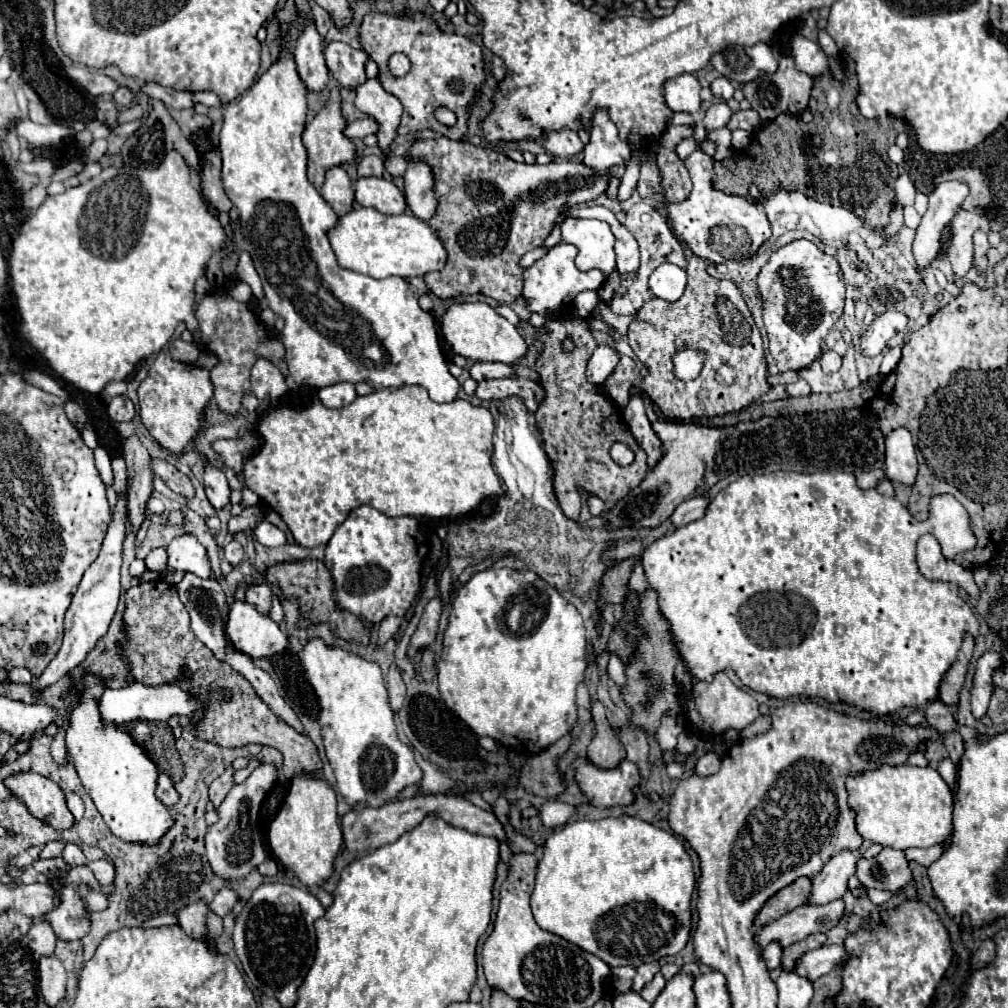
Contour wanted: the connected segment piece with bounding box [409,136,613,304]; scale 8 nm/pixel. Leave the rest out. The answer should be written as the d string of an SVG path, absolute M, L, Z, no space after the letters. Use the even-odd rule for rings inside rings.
M443 136L413 142L409 158L425 158L435 174L435 192L439 198L439 208L435 216L429 220L429 224L441 234L449 252L449 260L441 272L429 272L425 276L425 282L431 288L431 292L443 300L469 294L485 294L495 298L497 302L511 304L517 298L521 298L521 286L523 286L521 282L523 268L519 266L521 256L545 242L561 212L565 212L573 204L585 204L595 200L607 190L609 180L613 178L611 172L601 176L589 170L589 166L585 166L577 158L571 160L555 158L545 166L519 164L495 150L473 146L469 142L455 142Z

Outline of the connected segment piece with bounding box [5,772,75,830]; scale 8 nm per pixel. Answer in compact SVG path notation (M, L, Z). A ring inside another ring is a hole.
M21 772L17 776L9 776L5 784L35 818L47 822L55 830L65 830L75 824L65 802L65 792L53 780L33 772Z

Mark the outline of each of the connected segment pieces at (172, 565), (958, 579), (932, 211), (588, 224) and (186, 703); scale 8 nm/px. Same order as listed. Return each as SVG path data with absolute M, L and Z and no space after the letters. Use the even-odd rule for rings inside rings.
M185 532L181 536L175 536L167 546L167 554L167 570L193 572L199 578L209 578L211 564L207 552L193 534Z
M925 534L917 542L917 564L919 564L921 574L925 578L929 578L929 580L955 582L957 586L963 586L971 596L977 596L979 594L979 588L973 582L971 570L955 564L953 560L947 560L941 554L939 542L931 534Z
M949 180L937 184L929 194L929 208L921 218L917 236L913 242L913 254L919 268L931 266L941 248L941 230L953 220L957 208L967 198L969 186L959 180Z
M569 216L561 226L561 242L577 246L575 266L579 270L597 268L605 276L609 276L615 270L615 252L613 252L615 238L607 222Z
M135 682L133 686L121 688L121 690L105 690L105 694L101 696L101 716L107 722L115 722L115 724L129 724L133 720L169 720L171 716L179 714L195 714L199 710L205 708L205 702L195 698L189 690L175 686L175 684L161 684L161 686L145 686L141 682Z

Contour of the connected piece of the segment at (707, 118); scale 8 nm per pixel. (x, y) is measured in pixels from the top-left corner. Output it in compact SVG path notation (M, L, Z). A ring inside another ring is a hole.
M717 102L713 104L705 114L701 114L695 122L695 140L697 142L703 142L705 136L703 136L703 128L711 130L711 128L721 128L729 122L731 118L731 108L725 104L725 102Z

